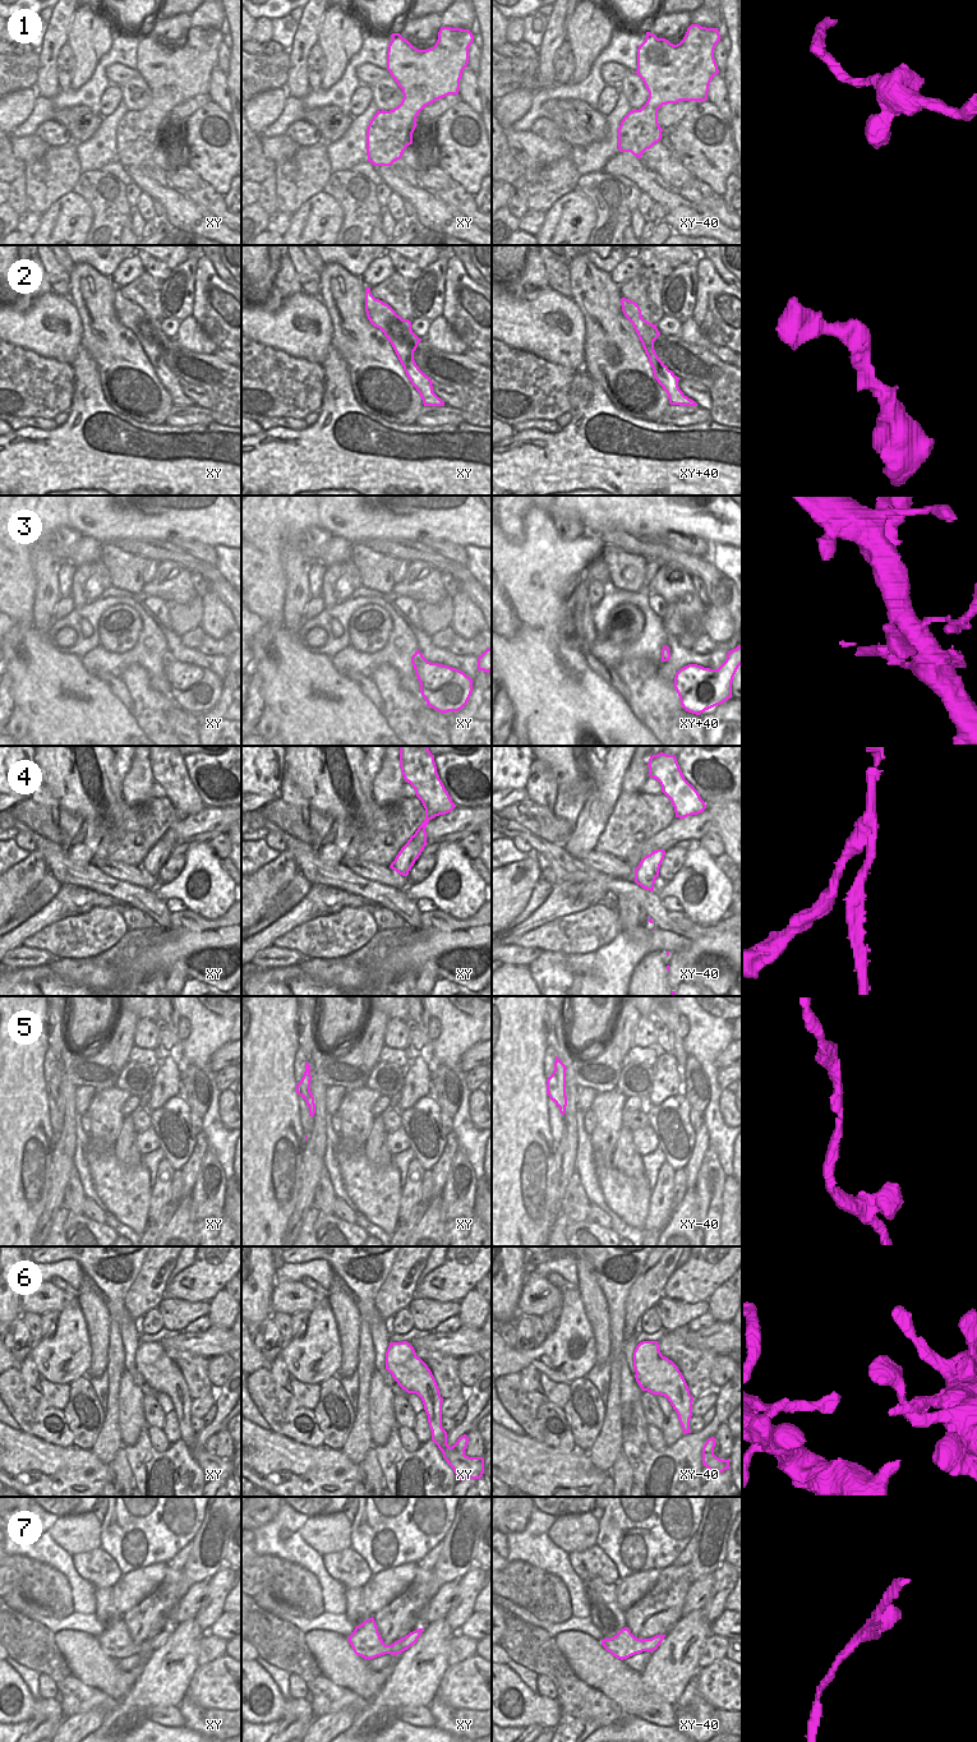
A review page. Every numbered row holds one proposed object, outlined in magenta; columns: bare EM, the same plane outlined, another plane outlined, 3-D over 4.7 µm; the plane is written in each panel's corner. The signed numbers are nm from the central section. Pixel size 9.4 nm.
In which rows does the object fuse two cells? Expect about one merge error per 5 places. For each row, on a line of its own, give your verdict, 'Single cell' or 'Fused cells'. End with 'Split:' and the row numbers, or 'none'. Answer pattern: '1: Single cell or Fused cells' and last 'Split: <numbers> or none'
1: Single cell
2: Single cell
3: Single cell
4: Fused cells
5: Single cell
6: Single cell
7: Single cell
Split: 4

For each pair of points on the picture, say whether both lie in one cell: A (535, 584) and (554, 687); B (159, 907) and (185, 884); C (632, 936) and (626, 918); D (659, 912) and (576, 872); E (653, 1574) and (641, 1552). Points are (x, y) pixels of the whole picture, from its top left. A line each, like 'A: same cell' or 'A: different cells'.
A: same cell
B: different cells
C: same cell
D: same cell
E: different cells

